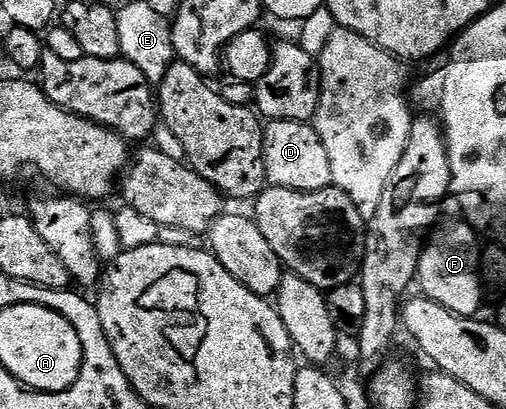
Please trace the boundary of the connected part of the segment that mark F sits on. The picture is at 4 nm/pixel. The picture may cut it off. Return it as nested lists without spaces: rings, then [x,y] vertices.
[[[446,220],[427,237],[416,271],[418,288],[420,284],[419,291],[438,302],[448,312],[472,318],[479,313],[476,311],[483,306],[484,300],[486,301],[484,281],[480,278],[482,244],[476,241],[477,229],[467,220]]]

